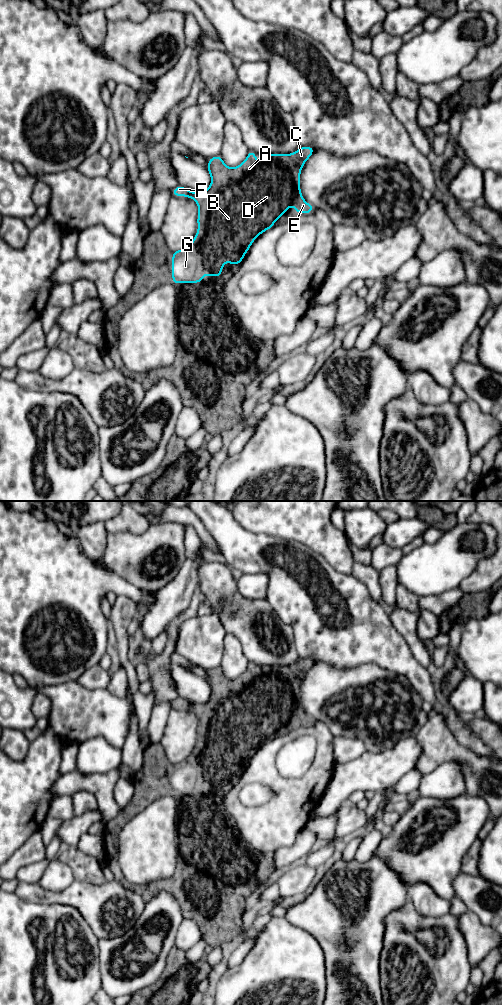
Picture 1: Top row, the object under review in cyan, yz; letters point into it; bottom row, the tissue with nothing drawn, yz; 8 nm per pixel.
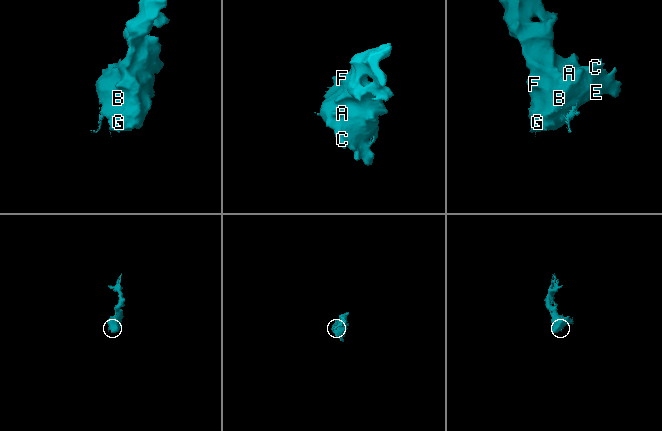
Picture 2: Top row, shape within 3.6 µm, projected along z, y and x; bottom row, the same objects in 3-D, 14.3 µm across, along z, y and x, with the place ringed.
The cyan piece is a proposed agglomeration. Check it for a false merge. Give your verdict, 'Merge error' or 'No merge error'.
No merge error

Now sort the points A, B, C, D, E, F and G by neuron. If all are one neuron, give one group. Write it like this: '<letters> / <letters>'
A B C D E F G

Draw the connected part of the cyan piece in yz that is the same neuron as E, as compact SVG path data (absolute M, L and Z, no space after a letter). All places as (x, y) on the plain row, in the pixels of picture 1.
M304 658L304 659L299 659L299 661L296 664L291 665L291 666L262 667L262 672L259 675L257 675L256 664L253 662L249 662L249 665L246 671L237 679L232 679L232 680L227 679L222 669L218 667L212 670L208 670L209 675L206 681L210 685L211 696L206 703L193 704L181 697L175 699L171 703L172 708L178 708L178 709L184 708L187 710L194 711L198 717L199 726L197 728L198 742L193 753L185 760L178 763L173 763L172 765L172 796L176 797L177 795L201 795L203 793L204 787L210 787L210 788L218 789L218 790L221 789L224 776L228 773L230 776L233 776L235 778L239 777L242 774L244 768L248 764L254 752L259 747L261 747L264 743L271 741L274 738L275 733L278 732L281 728L283 728L292 716L294 717L295 723L298 726L307 726L307 725L313 724L315 722L315 719L307 715L302 708L301 701L300 701L300 685L305 674L311 669L311 667L314 664L315 664L315 661L312 658Z

